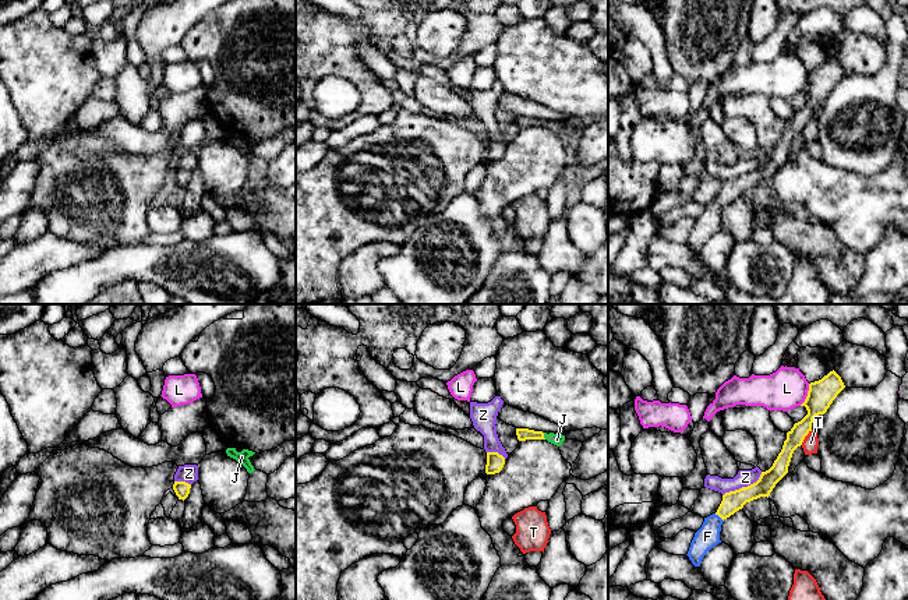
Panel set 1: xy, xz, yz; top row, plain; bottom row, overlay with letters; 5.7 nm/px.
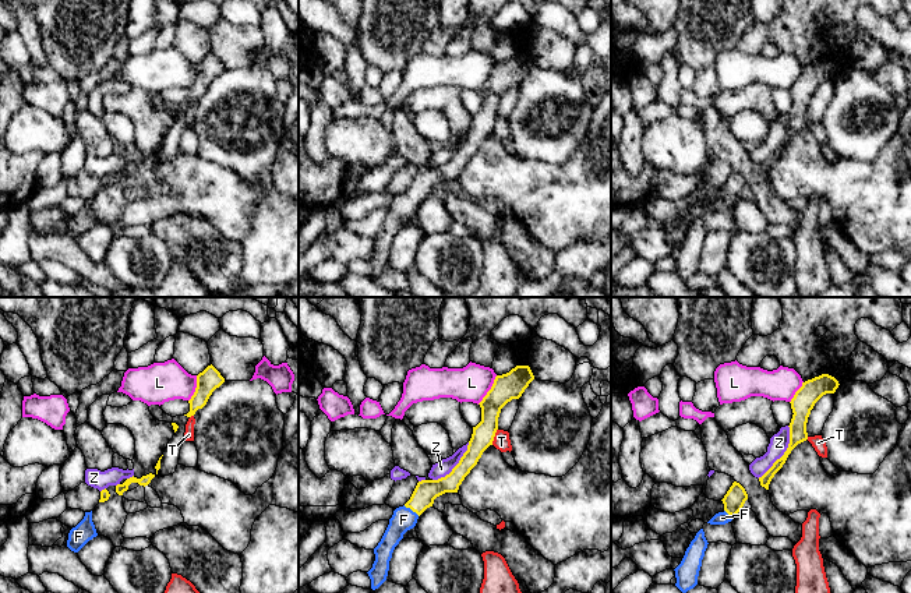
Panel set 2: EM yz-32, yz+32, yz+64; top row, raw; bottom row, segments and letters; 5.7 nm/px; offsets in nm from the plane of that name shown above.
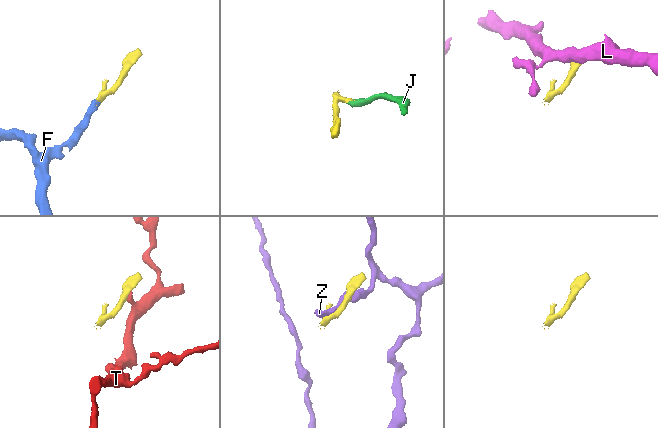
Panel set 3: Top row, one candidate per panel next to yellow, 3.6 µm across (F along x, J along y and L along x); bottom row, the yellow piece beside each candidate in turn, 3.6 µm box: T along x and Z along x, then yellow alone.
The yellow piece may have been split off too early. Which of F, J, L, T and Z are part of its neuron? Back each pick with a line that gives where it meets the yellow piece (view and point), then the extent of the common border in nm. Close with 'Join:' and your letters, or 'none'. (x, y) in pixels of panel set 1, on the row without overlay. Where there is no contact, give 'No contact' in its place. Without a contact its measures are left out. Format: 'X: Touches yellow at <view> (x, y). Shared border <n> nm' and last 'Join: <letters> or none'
F: Touches yellow at yz (719, 203). Shared border 70 nm
J: Touches yellow at xz (543, 123). Shared border 40 nm
Join: F, J

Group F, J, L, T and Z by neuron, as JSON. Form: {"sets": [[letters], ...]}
{"sets": [["F", "J"], ["L"], ["T"], ["Z"]]}

